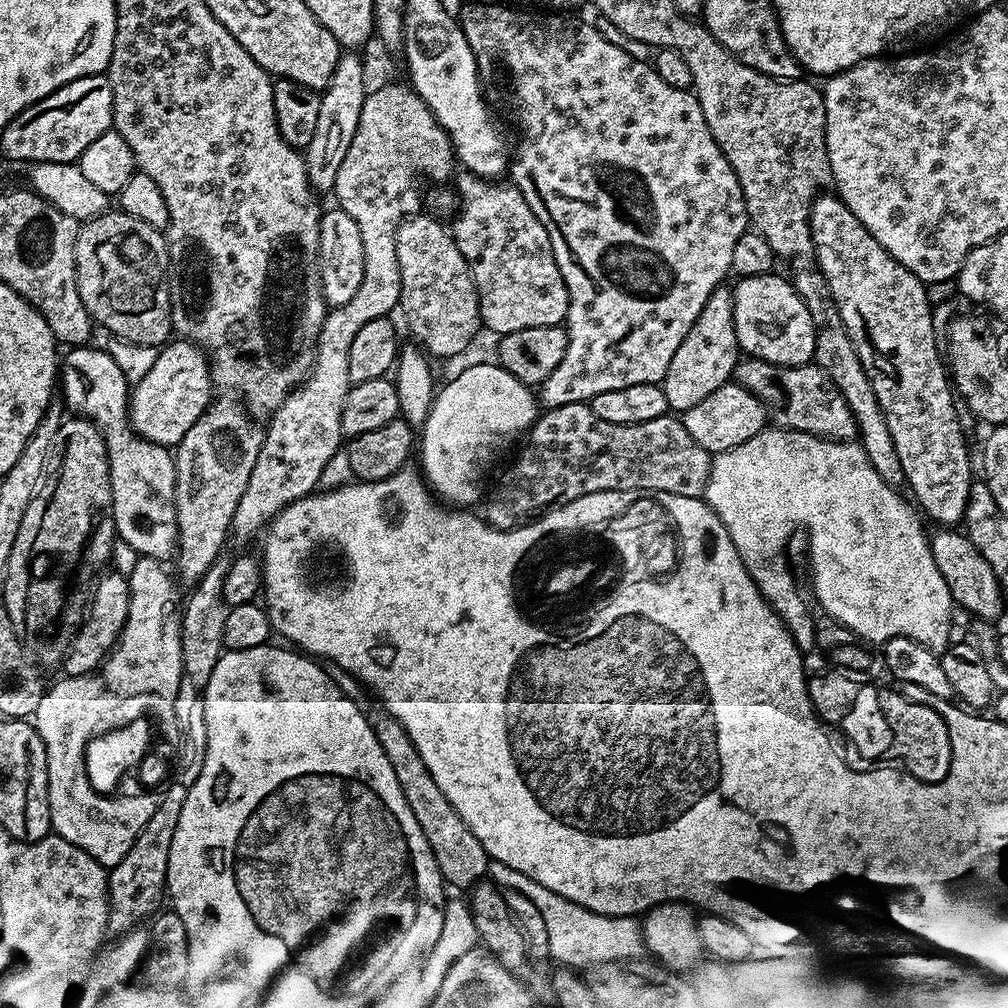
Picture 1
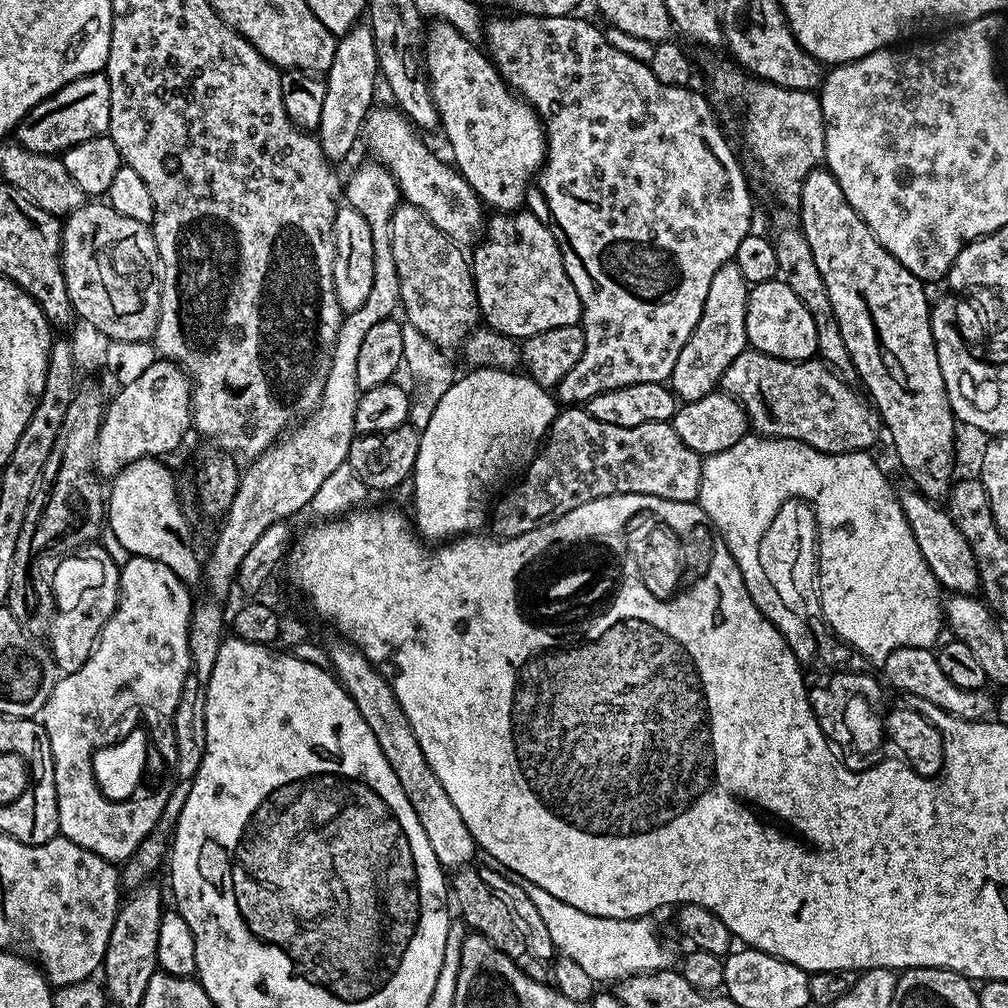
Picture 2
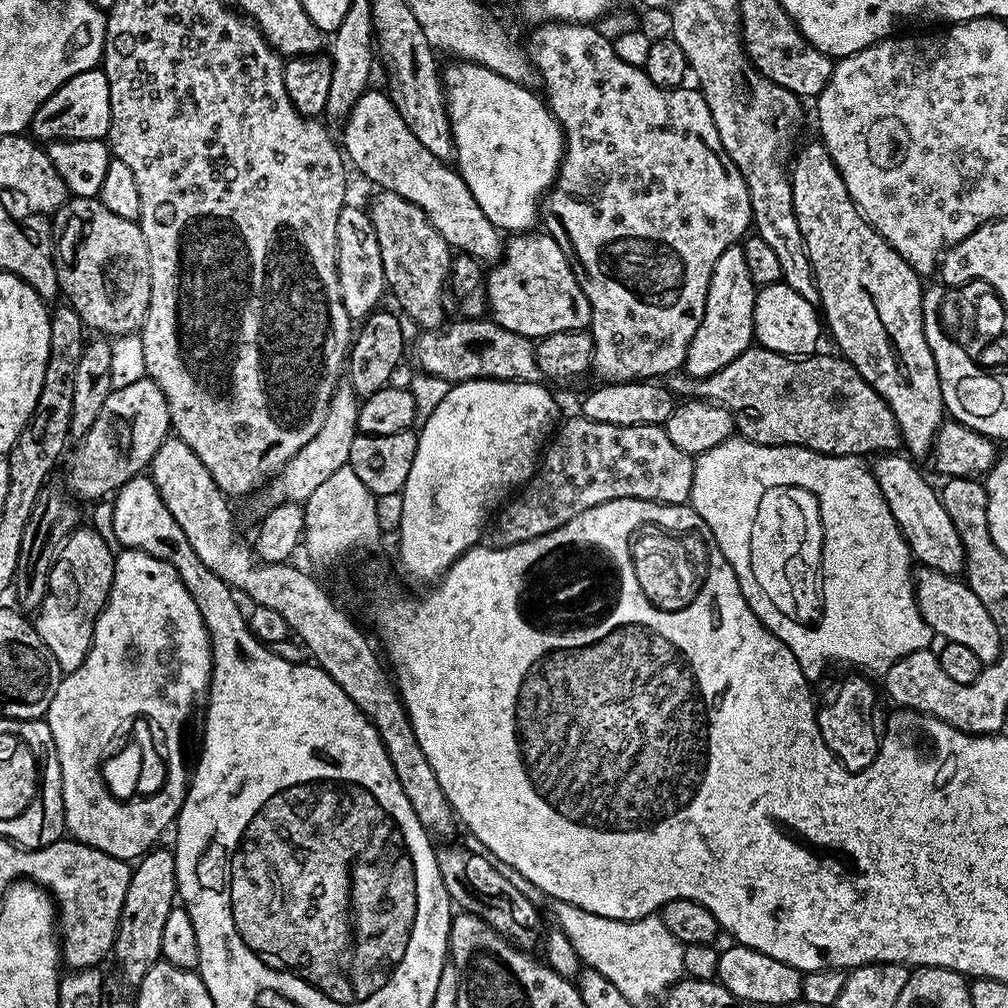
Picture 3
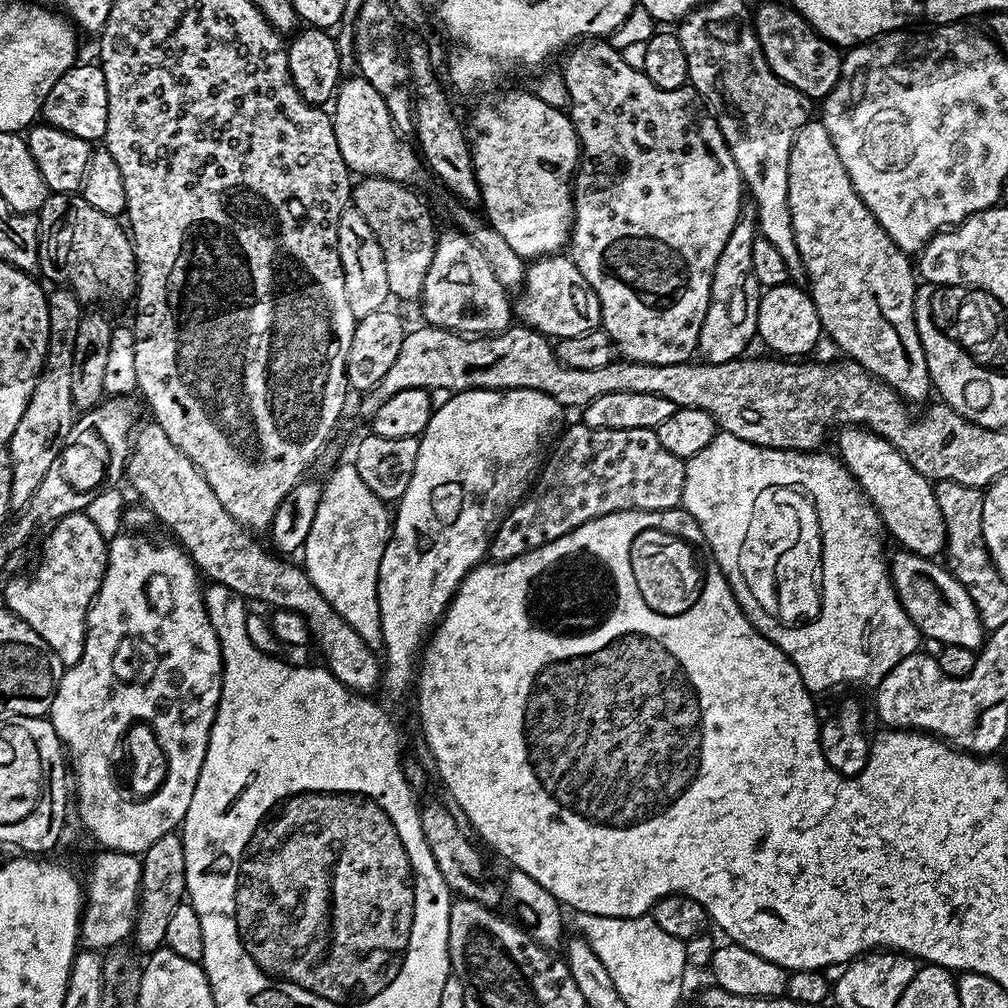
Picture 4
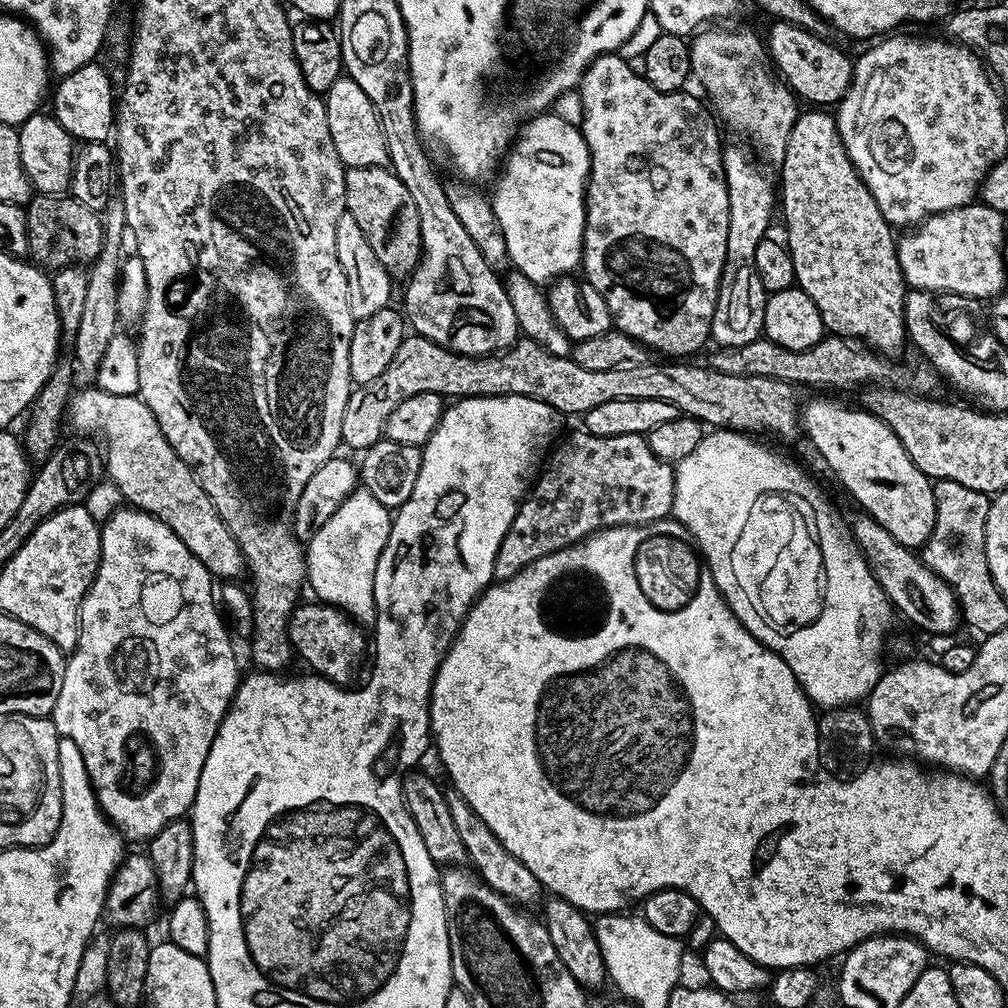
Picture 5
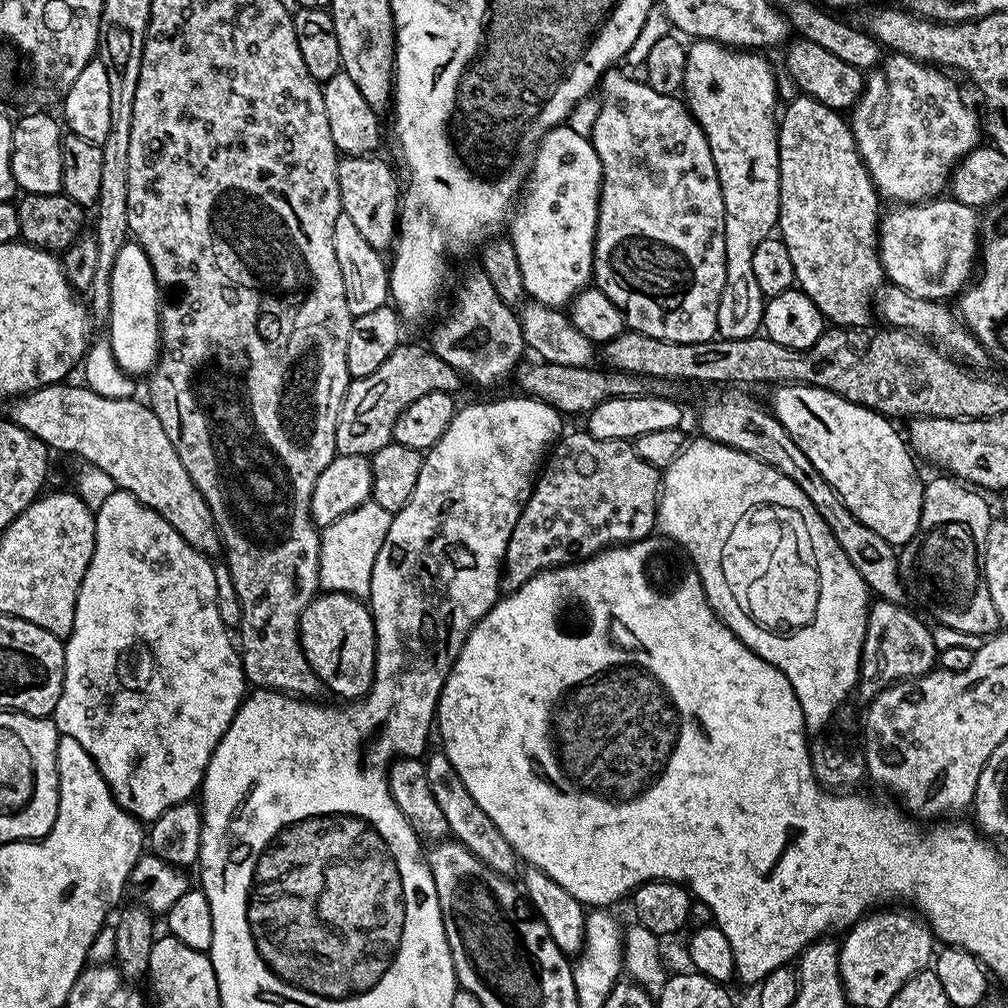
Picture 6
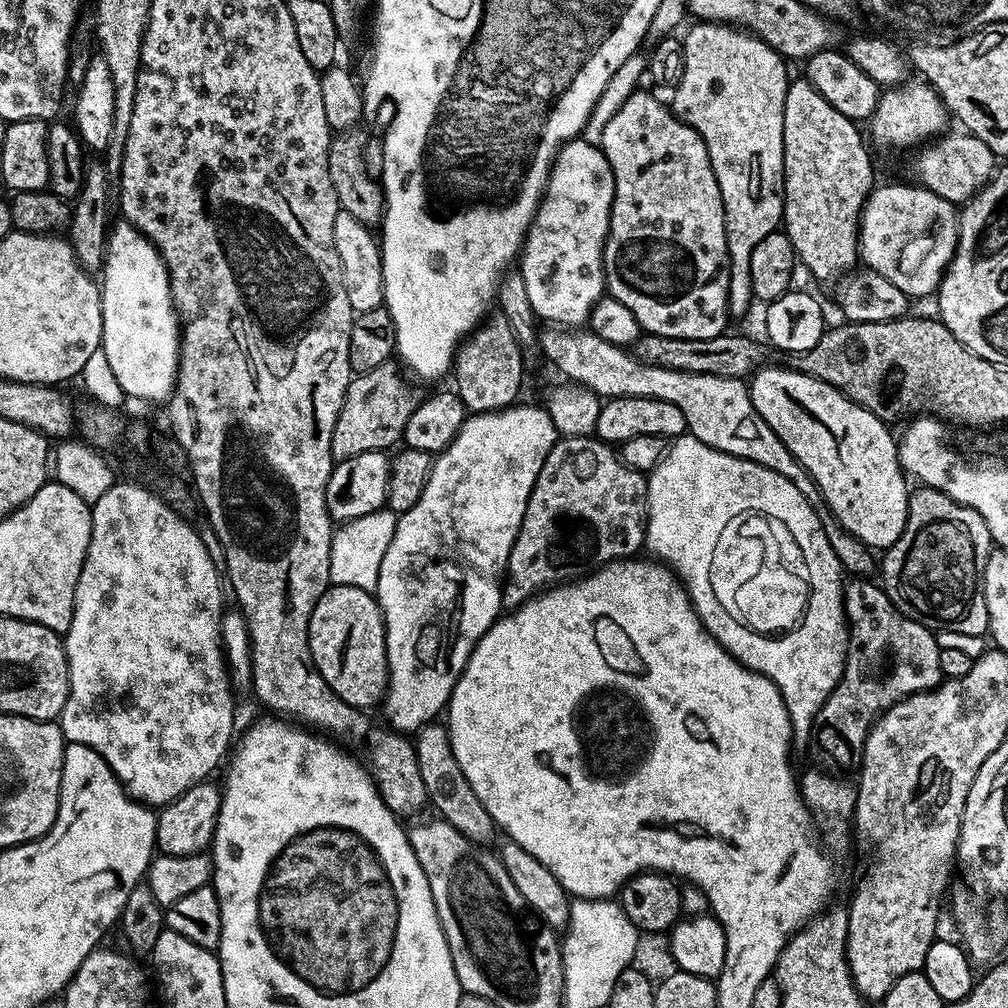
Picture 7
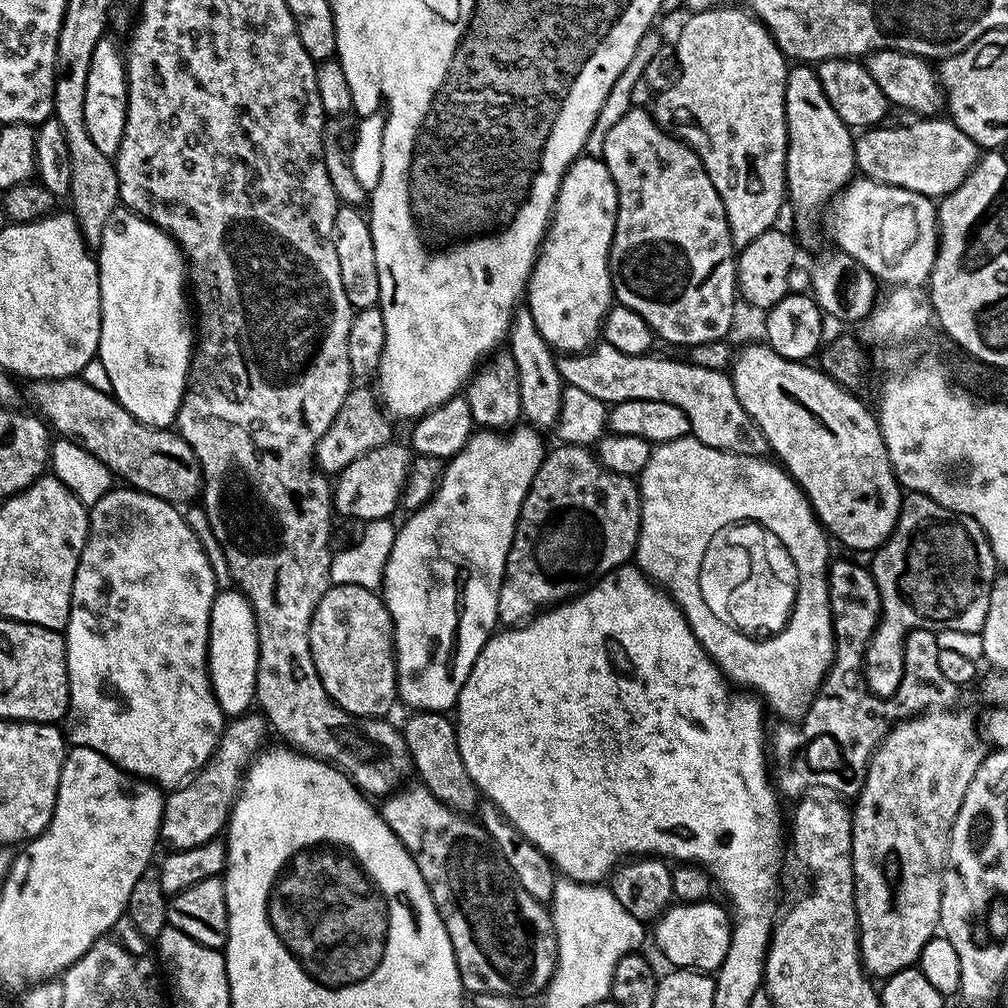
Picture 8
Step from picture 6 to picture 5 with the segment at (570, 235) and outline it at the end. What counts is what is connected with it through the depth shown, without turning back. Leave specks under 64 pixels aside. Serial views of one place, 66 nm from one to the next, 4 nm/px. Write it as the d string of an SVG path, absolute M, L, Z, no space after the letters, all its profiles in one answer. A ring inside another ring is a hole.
M541 114L533 116L531 120L523 125L522 134L517 135L510 151L506 156L506 165L508 169L504 173L501 171L500 185L493 192L490 192L492 209L498 218L498 226L502 230L502 234L506 238L506 248L508 250L508 259L511 267L515 271L520 272L526 278L533 280L537 286L547 285L549 282L555 282L561 278L567 277L569 274L581 267L584 258L584 192L588 189L588 174L592 170L592 159L588 153L588 147L584 141L584 133L580 131L575 123L571 124L568 120L563 120L560 116L552 116L553 114Z

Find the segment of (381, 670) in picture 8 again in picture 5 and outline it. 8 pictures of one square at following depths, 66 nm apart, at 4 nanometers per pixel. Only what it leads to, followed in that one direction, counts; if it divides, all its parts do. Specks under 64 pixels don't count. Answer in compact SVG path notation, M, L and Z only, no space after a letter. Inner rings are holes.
M321 602L314 604L297 603L296 609L290 614L288 637L295 655L300 656L309 664L315 675L323 676L334 684L348 686L356 676L356 667L364 656L365 629L352 619L347 612Z

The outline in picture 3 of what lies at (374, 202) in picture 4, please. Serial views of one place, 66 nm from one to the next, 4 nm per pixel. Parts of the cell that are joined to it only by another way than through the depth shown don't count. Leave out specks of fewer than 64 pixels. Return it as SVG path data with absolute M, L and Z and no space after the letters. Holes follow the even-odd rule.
M380 190L375 194L377 196L373 198L372 205L367 205L366 211L372 220L372 224L376 227L376 237L382 254L382 270L384 271L387 291L400 303L401 309L399 308L399 311L401 313L404 311L410 319L424 324L420 326L425 329L439 329L445 323L444 292L446 296L454 258L453 249L444 241L442 234L438 234L438 230L434 230L434 226L426 218L426 214L422 214L422 210L418 206L414 206L414 202L387 190Z

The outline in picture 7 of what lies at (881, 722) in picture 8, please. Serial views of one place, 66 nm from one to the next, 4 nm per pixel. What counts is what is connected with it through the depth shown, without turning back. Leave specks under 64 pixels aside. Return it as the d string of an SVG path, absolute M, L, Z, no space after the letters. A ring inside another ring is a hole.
M852 578L847 581L844 585L844 615L850 625L848 630L848 650L847 650L847 662L844 664L843 677L839 680L839 684L835 690L830 694L830 698L822 706L822 710L817 714L814 721L814 737L816 736L816 744L833 760L836 764L841 764L844 768L855 769L857 767L858 761L861 756L864 755L864 743L868 737L868 732L872 725L876 722L877 718L880 715L883 715L884 712L889 710L893 705L898 701L904 700L906 696L912 696L914 693L918 692L928 692L932 688L936 688L943 681L943 676L941 674L940 658L941 658L941 646L937 641L935 631L926 626L922 626L921 623L914 622L909 616L904 616L896 607L893 606L893 603L890 602L889 596L883 590L881 585L877 583L868 584L872 582L865 582L860 578ZM888 646L890 654L892 656L892 664L890 666L890 672L888 676L882 680L876 680L874 678L865 678L866 670L864 665L868 662L868 656L875 654L876 650L882 650Z

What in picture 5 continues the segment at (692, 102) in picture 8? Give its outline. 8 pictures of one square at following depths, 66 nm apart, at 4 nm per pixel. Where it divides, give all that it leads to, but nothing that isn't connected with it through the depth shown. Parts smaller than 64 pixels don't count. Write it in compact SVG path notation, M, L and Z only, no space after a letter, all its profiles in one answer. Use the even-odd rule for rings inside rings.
M747 147L744 148L723 149L724 173L730 194L730 226L726 234L726 262L714 306L711 335L711 339L717 340L715 343L722 348L746 346L746 342L761 339L764 331L764 307L769 297L758 278L754 254L758 251L758 242L769 235L768 223L772 220L772 207L775 204L777 207L778 196L774 191L773 181L771 184L764 177L765 169L757 163L753 153Z

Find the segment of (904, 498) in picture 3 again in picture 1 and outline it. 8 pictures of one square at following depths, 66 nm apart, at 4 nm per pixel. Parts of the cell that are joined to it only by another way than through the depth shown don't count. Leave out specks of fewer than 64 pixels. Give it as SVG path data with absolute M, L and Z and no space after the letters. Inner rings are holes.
M944 526L936 530L936 533L931 533L928 545L934 556L934 563L938 566L938 574L946 578L953 605L957 609L965 608L970 615L976 616L972 618L977 621L996 622L1004 612L1006 598L1000 592L1000 583L994 570L990 570L990 564L986 562L986 558L982 558L982 554L978 554L967 535L963 531Z

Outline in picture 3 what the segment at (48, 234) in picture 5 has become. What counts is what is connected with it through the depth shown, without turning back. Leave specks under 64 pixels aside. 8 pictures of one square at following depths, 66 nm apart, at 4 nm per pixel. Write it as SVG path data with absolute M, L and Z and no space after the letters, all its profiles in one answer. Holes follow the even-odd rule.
M90 196L65 199L50 223L56 283L69 307L79 314L84 325L96 328L92 330L105 337L135 333L144 323L148 291L152 288L148 251L139 223L106 210L100 199Z

